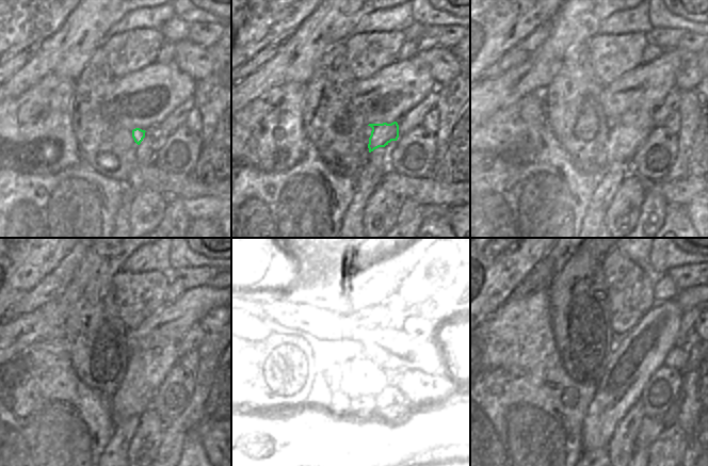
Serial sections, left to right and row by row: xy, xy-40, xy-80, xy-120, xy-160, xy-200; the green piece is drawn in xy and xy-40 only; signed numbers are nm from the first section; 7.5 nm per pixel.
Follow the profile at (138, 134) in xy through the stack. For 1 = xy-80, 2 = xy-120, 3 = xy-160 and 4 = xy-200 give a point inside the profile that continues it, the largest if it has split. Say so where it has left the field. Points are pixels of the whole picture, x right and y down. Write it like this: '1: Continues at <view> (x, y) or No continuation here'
1: Continues at xy-80 (626, 133)
2: Continues at xy-120 (149, 364)
3: Continues at xy-160 (391, 360)
4: Continues at xy-200 (634, 358).

